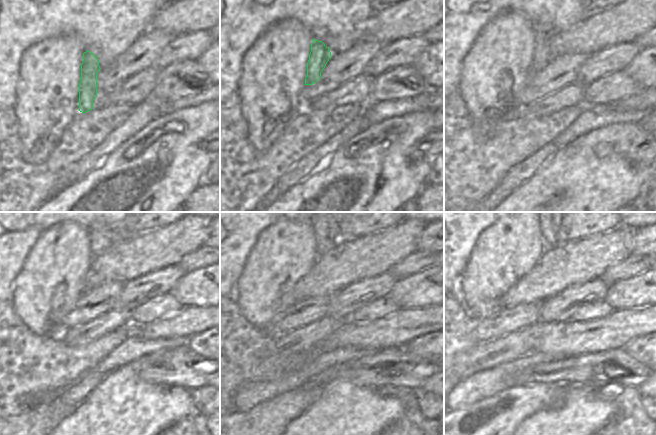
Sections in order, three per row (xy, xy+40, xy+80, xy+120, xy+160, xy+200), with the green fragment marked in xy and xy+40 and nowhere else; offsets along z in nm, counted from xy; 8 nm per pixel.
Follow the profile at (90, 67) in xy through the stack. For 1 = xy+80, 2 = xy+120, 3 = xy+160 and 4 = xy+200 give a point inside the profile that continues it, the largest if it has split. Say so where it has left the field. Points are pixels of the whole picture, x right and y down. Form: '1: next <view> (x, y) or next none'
1: next xy+80 (542, 57)
2: next xy+120 (102, 236)
3: next xy+160 (327, 234)
4: next xy+200 (550, 232)

